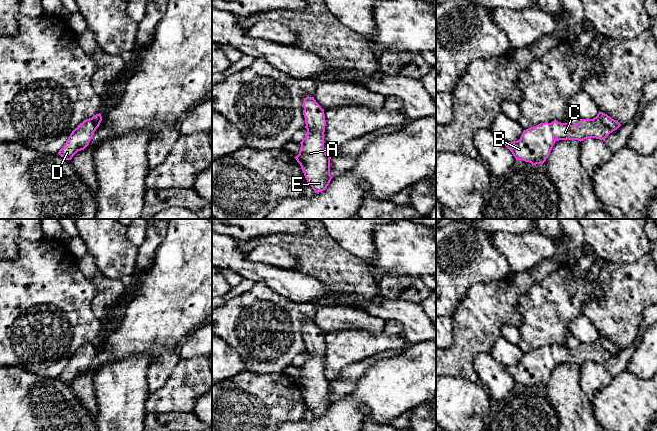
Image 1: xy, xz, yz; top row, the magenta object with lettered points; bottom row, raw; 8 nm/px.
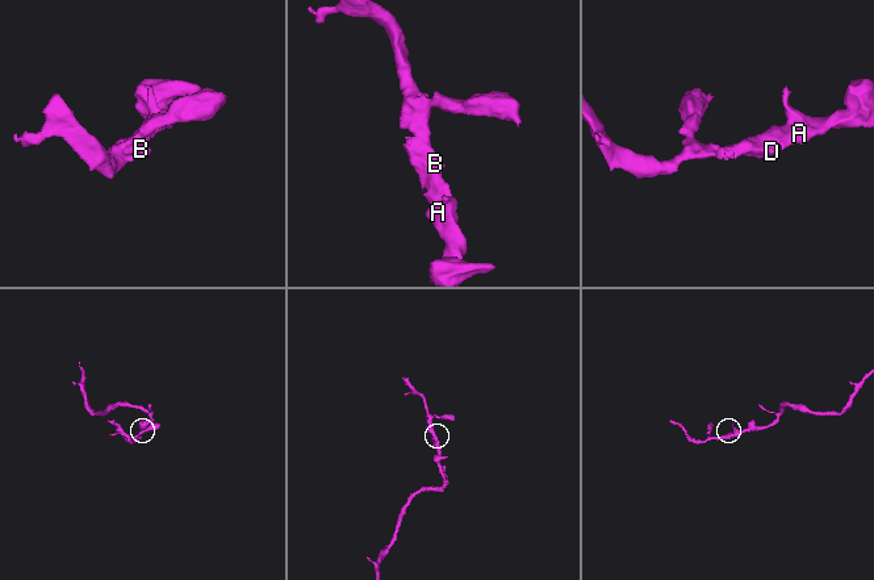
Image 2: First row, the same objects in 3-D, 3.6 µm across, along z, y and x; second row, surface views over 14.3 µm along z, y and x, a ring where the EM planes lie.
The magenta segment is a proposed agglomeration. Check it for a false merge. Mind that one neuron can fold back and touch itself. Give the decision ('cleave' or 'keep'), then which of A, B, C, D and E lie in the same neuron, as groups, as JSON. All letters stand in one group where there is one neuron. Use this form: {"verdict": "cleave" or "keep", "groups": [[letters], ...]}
{"verdict": "keep", "groups": [["A", "B", "C", "D", "E"]]}

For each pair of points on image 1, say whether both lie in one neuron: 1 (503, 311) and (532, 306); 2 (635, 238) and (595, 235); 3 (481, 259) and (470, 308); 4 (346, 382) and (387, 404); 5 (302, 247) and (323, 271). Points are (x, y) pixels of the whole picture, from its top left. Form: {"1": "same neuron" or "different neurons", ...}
{"1": "different neurons", "2": "same neuron", "3": "different neurons", "4": "different neurons", "5": "same neuron"}

